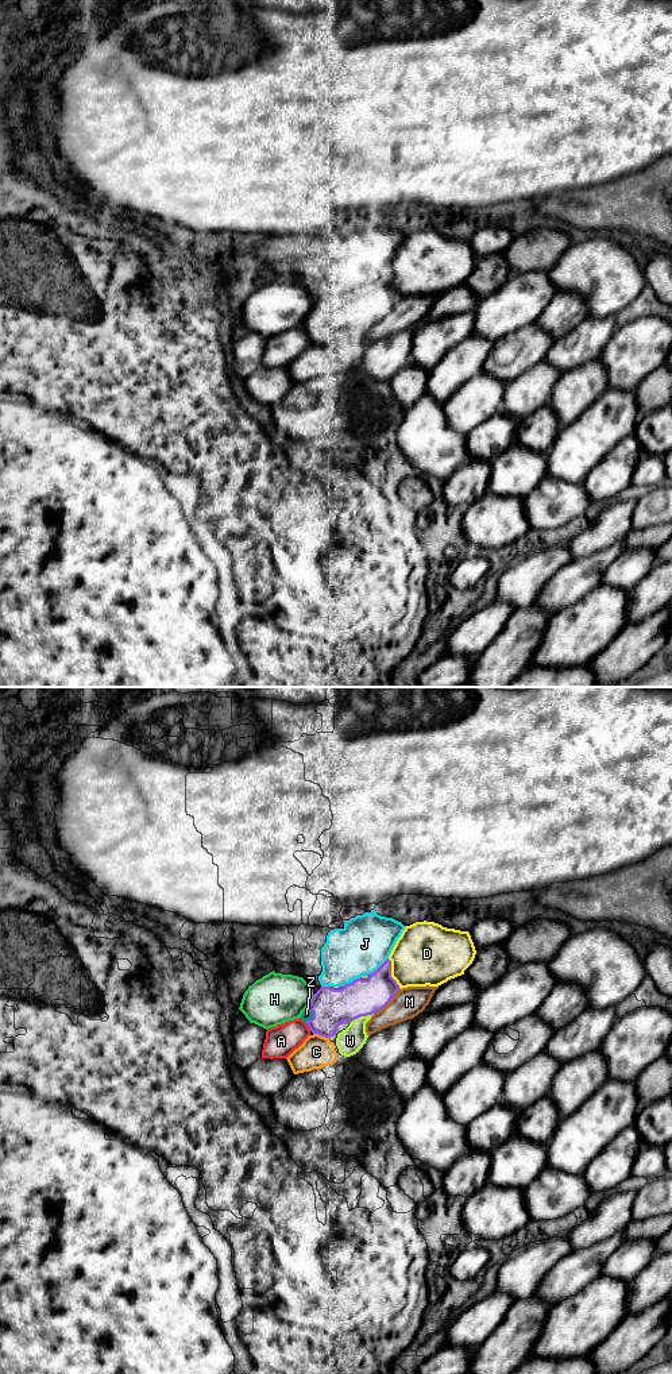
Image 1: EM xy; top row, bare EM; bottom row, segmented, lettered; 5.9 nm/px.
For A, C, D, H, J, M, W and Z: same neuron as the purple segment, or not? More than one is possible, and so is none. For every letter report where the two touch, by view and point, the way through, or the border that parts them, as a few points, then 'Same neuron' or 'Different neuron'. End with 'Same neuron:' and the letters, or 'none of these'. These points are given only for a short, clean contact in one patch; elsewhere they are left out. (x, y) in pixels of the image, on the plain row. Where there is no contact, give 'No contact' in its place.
A: Touches purple at xy (308, 335). Same neuron
C: Touches purple at xy (321, 344). Different neuron
D: Touches purple at xy (390, 282). Different neuron
H: Touches purple at xy (311, 311). Different neuron
J: Touches purple at xy (379, 276). Different neuron
M: Touches purple at xy (387, 312). Different neuron
W: Touches purple at xy (362, 324). Different neuron
Z: Touches purple at xy (313, 325). Different neuron
Same neuron: A

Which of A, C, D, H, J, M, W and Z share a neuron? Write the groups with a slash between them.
A / C M / D Z / H J / W

